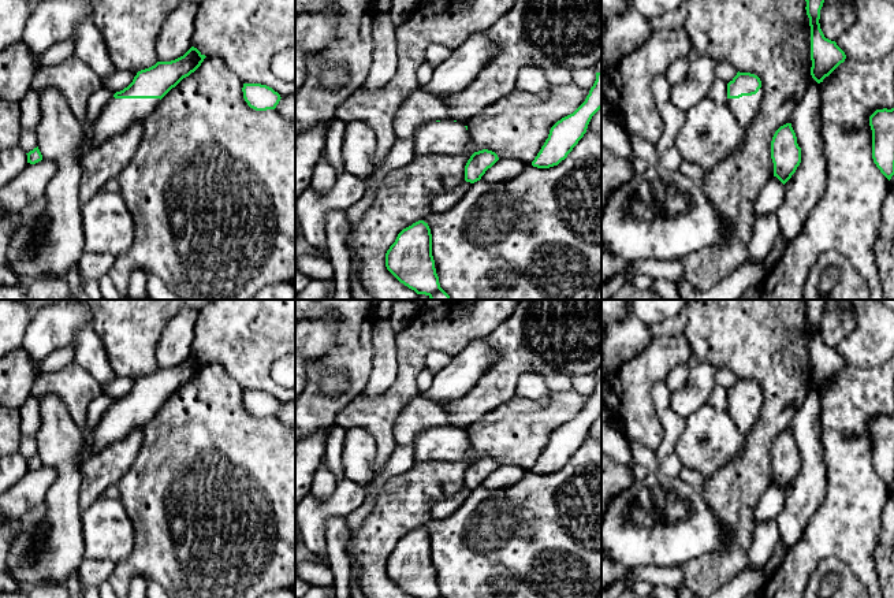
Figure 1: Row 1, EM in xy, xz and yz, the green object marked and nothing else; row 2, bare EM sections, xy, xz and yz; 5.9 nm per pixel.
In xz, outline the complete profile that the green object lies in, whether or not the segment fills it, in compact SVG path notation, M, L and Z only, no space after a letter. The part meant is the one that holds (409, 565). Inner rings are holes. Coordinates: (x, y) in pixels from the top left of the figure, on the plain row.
M418 527L403 535L385 560L387 576L414 598L444 598L432 562L428 530Z

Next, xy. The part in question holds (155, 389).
M191 353L183 363L171 368L157 368L141 376L133 389L107 409L98 426L92 430L92 442L85 439L81 461L96 456L107 446L145 427L160 406L183 385L194 379L206 363Z

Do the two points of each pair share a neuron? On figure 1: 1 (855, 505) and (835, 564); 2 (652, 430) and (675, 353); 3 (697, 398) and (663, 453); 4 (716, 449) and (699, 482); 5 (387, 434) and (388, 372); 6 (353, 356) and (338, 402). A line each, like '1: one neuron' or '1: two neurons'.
1: two neurons
2: one neuron
3: two neurons
4: two neurons
5: two neurons
6: one neuron

